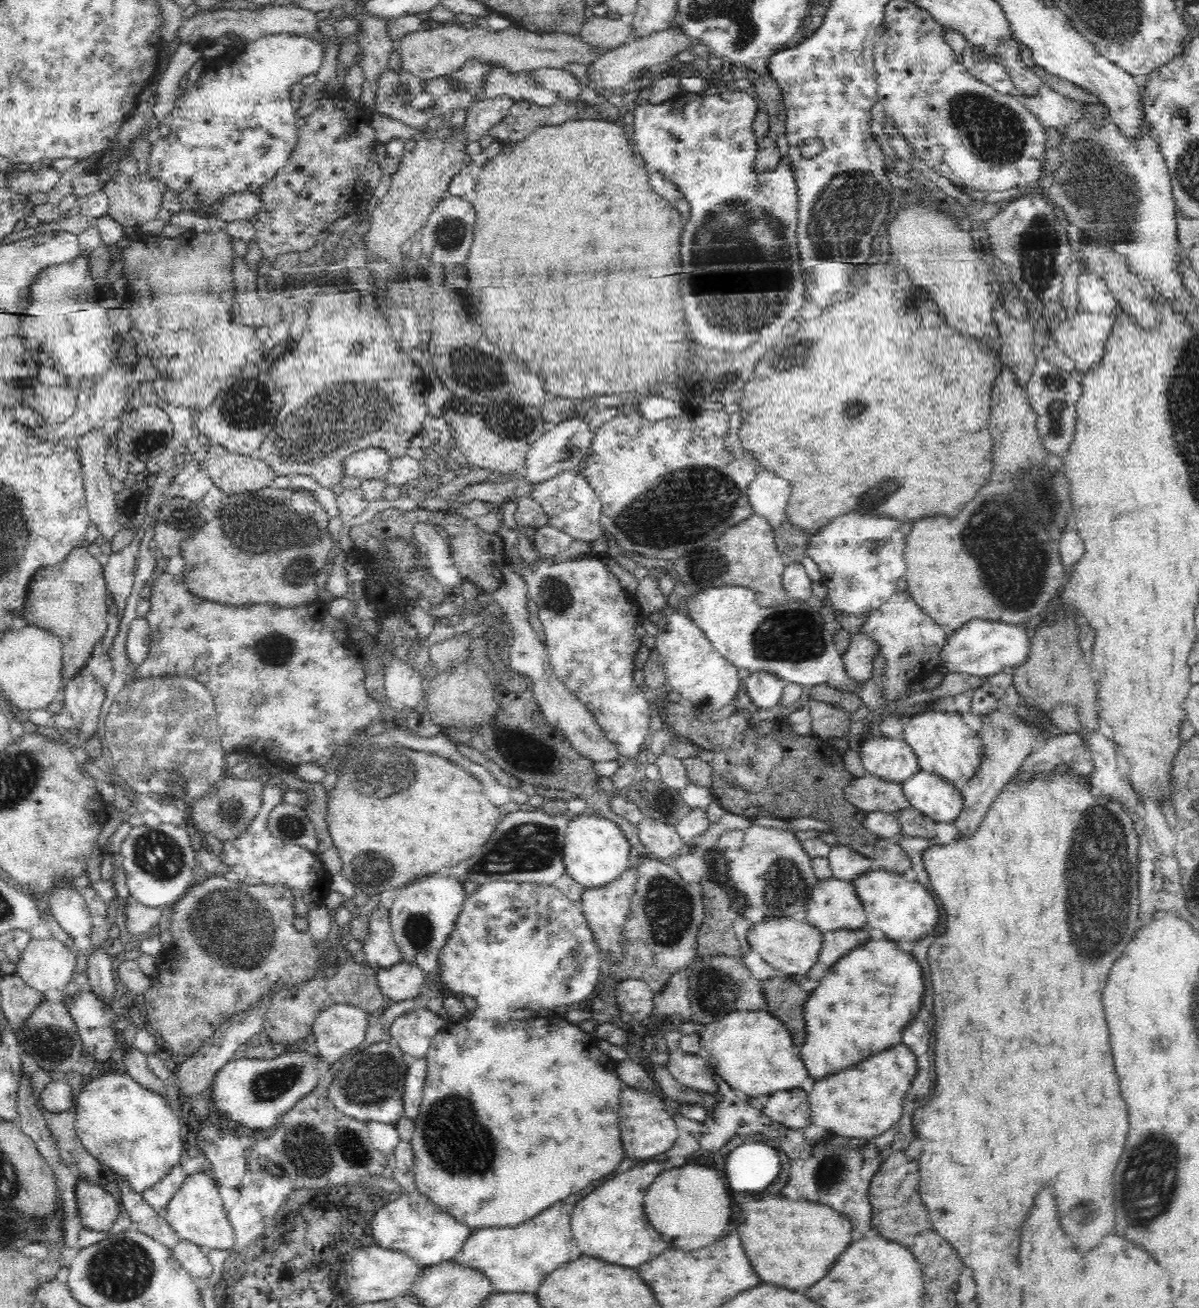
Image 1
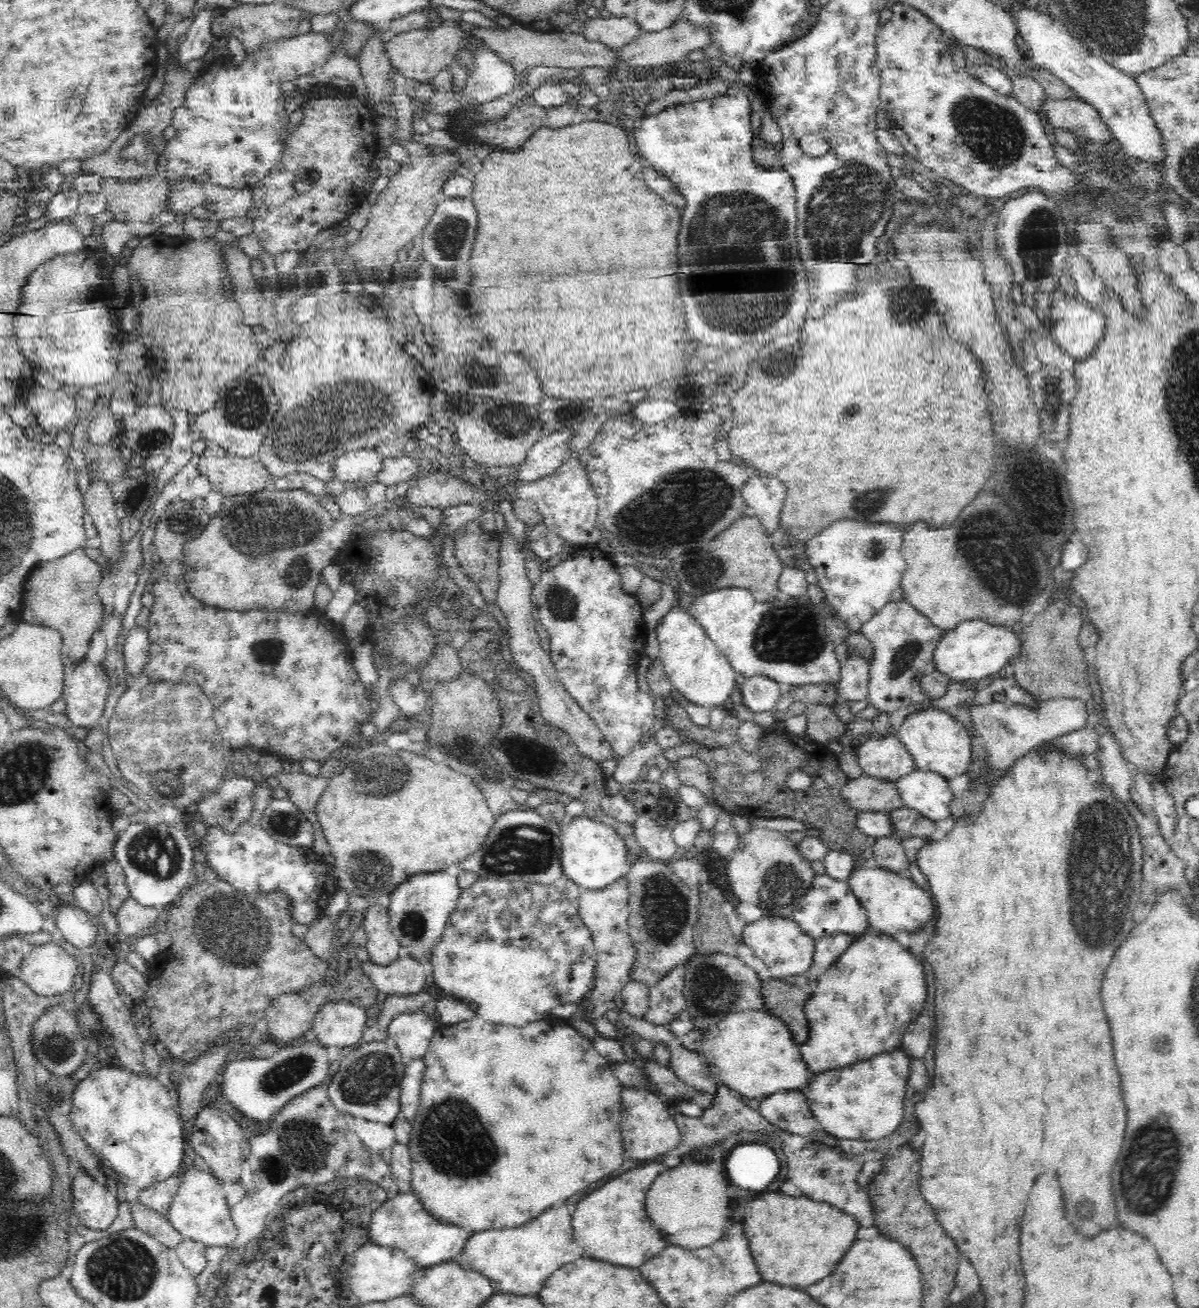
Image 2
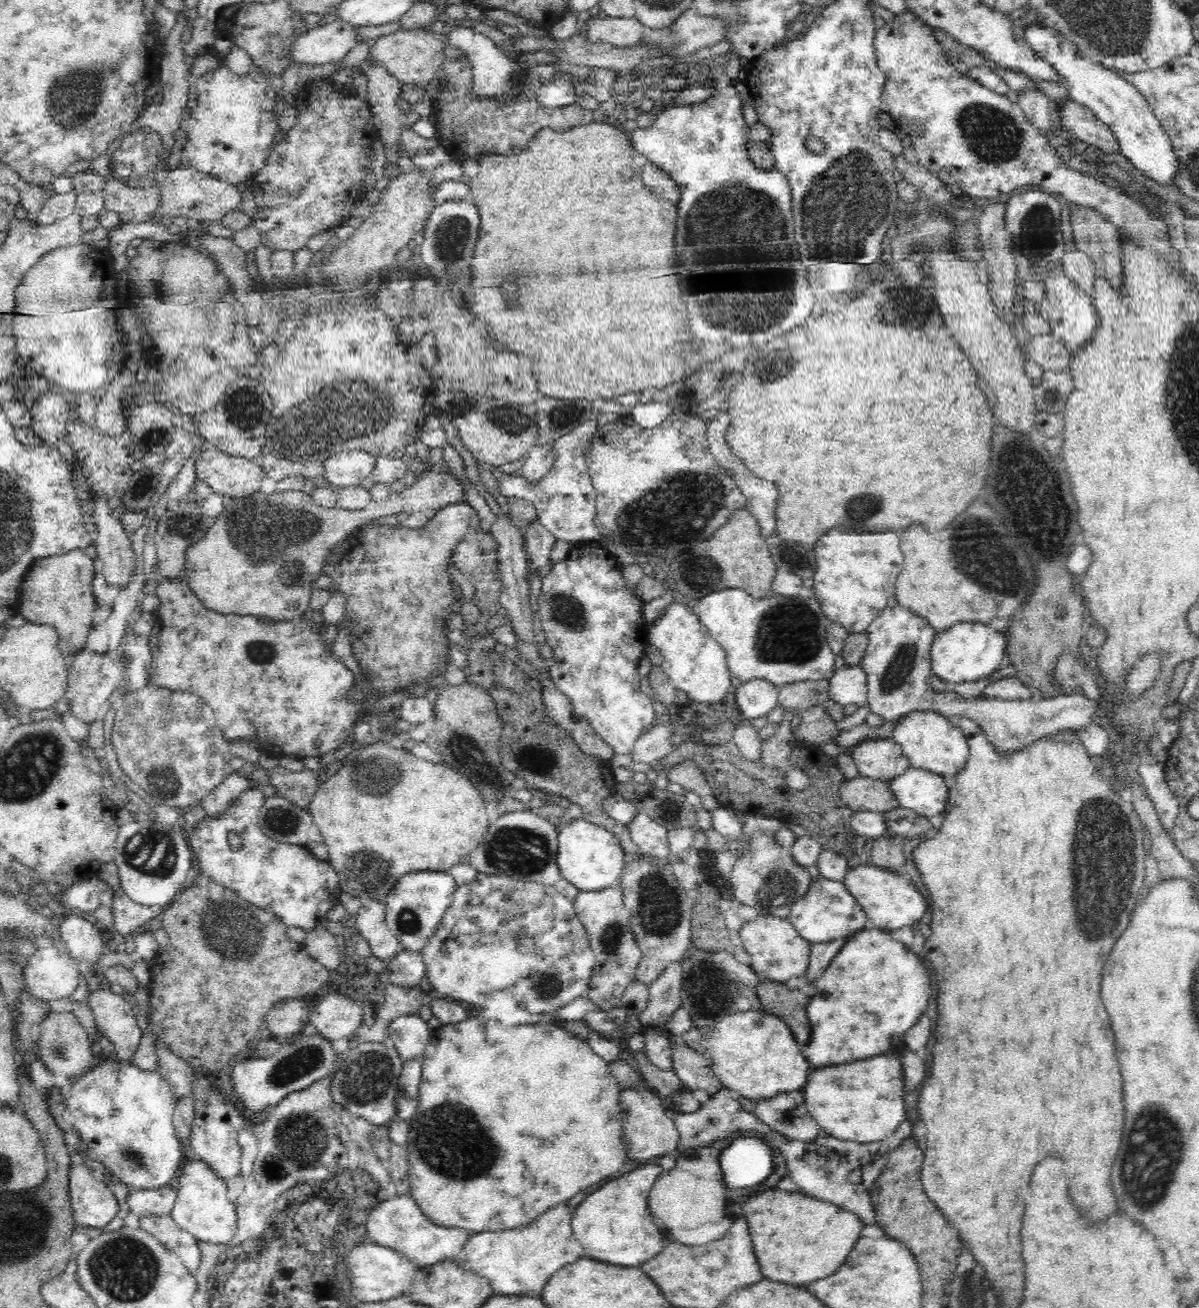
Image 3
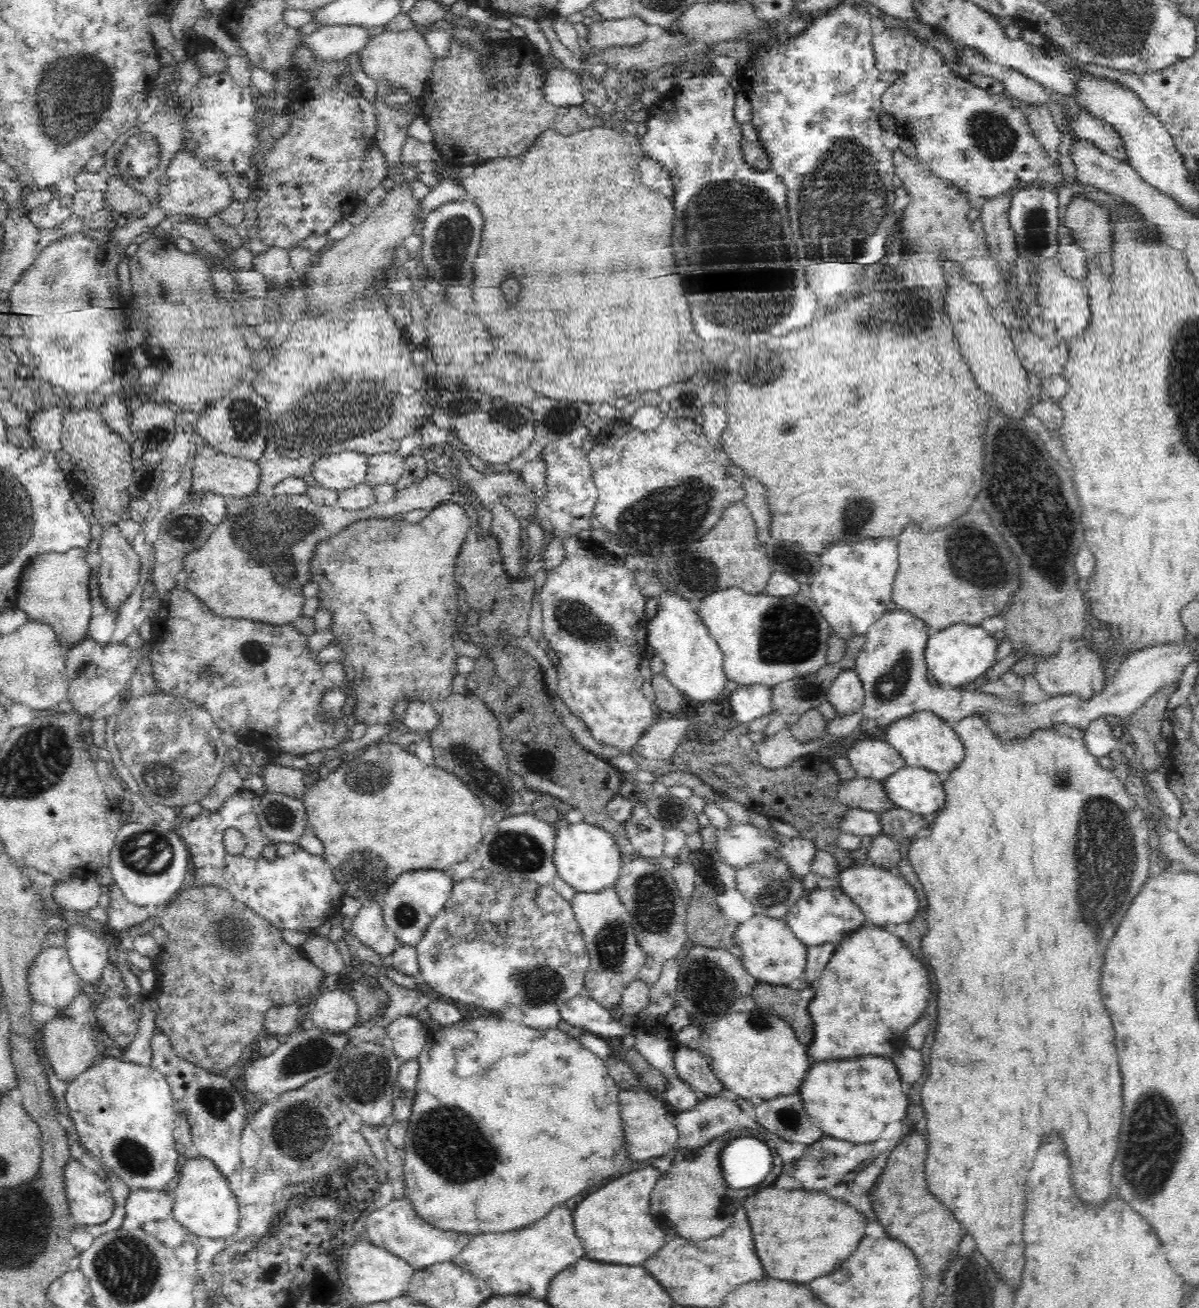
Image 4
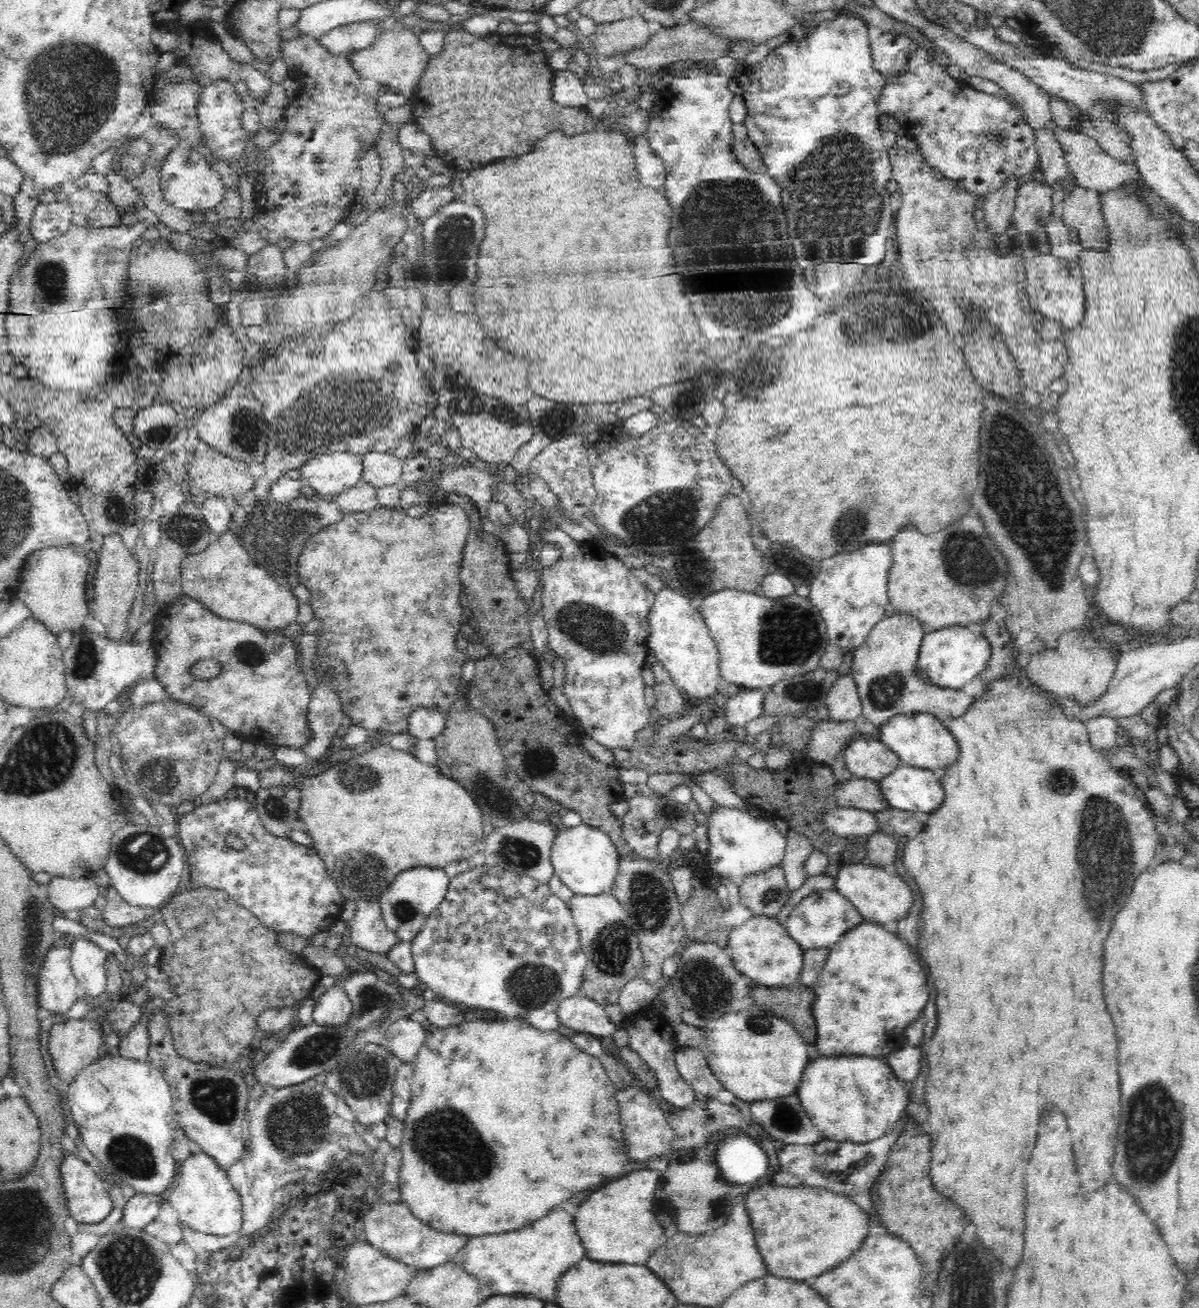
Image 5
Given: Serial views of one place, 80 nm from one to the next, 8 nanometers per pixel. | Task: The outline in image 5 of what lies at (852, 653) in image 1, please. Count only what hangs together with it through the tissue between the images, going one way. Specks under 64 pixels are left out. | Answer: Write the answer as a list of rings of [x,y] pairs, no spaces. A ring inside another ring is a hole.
[[[841,675],[831,686],[825,697],[828,720],[834,722],[855,722],[862,715],[862,703],[856,683],[850,675]]]

